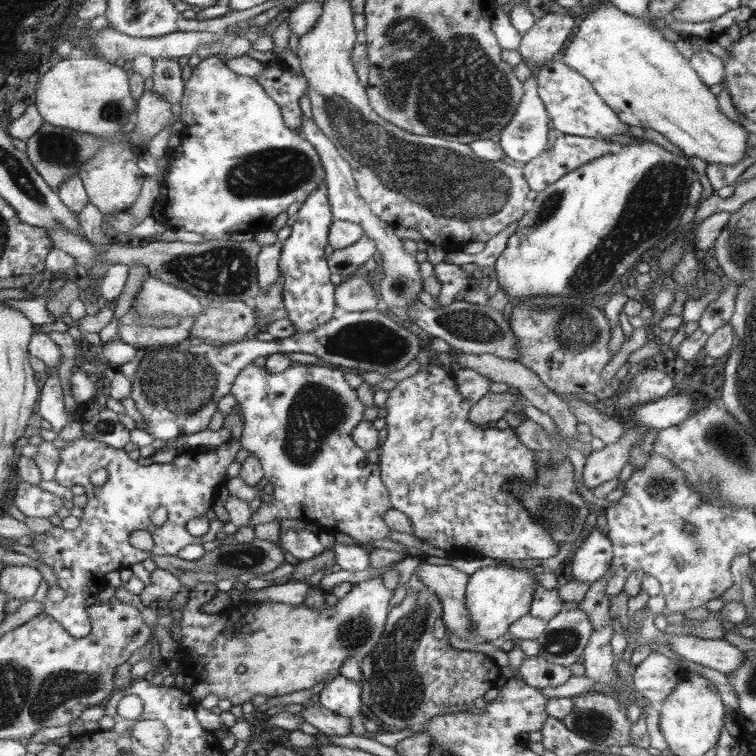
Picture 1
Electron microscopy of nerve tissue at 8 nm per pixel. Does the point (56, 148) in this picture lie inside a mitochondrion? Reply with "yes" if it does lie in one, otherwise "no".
yes

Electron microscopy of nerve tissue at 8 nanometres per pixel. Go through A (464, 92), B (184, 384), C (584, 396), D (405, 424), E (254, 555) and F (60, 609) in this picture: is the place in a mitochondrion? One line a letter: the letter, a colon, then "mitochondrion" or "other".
A: mitochondrion
B: mitochondrion
C: other
D: other
E: mitochondrion
F: other

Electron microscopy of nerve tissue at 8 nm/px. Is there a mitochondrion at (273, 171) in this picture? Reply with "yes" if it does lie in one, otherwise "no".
yes

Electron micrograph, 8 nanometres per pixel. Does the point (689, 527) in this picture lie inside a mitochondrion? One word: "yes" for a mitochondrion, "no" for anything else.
yes

